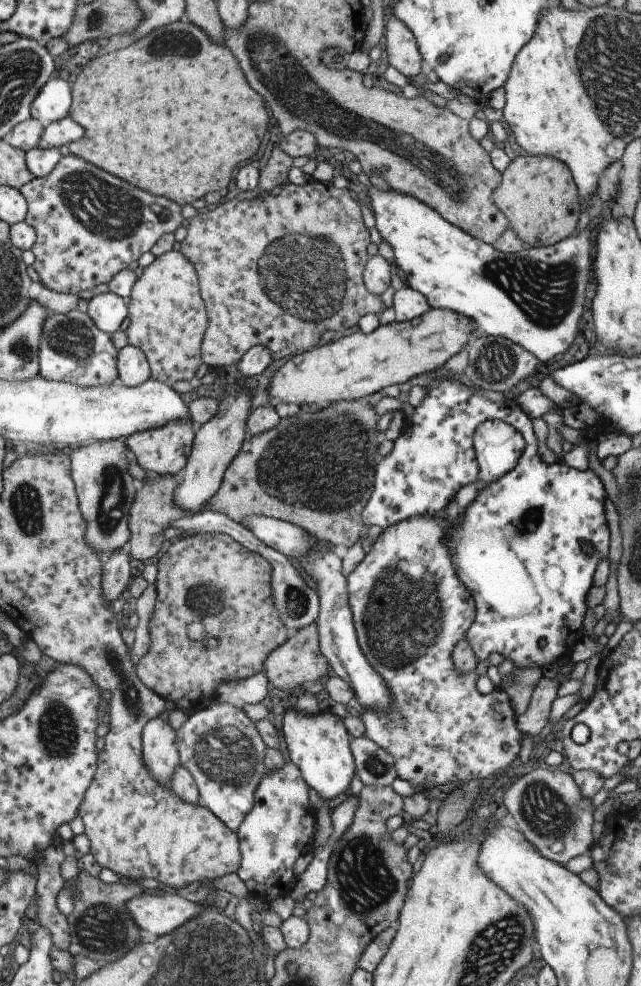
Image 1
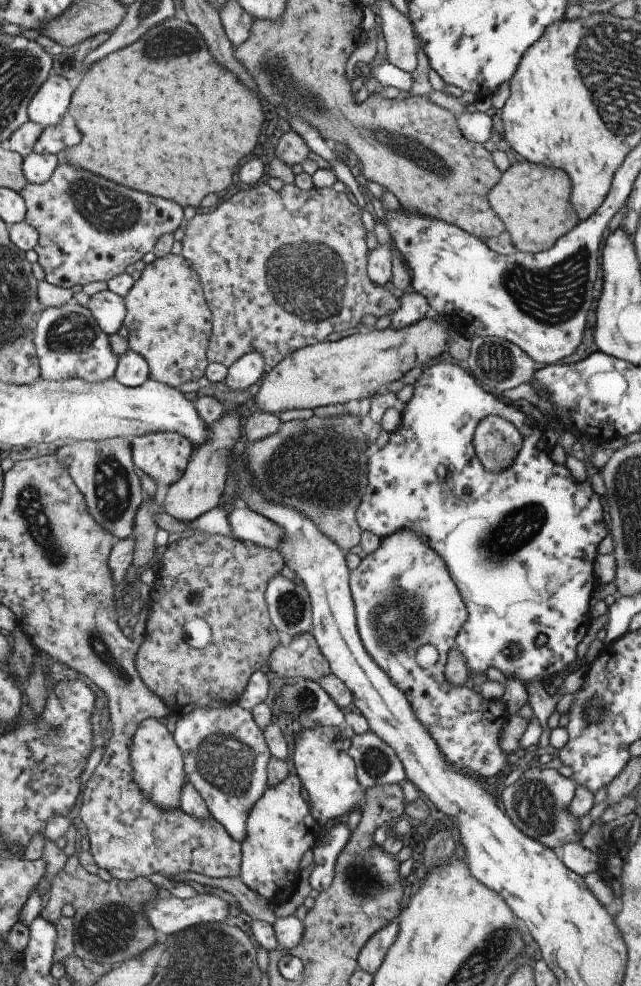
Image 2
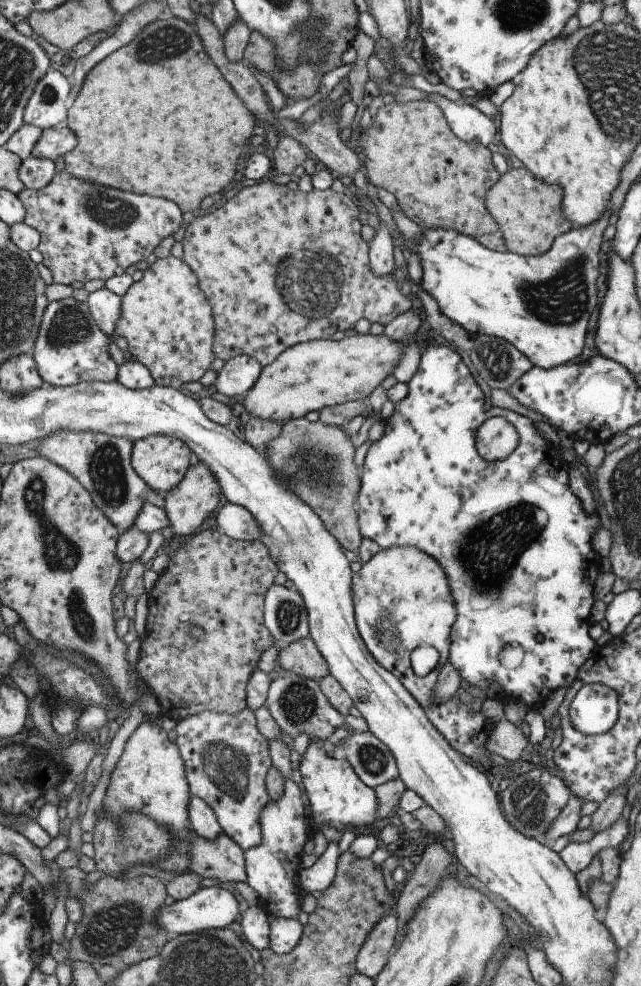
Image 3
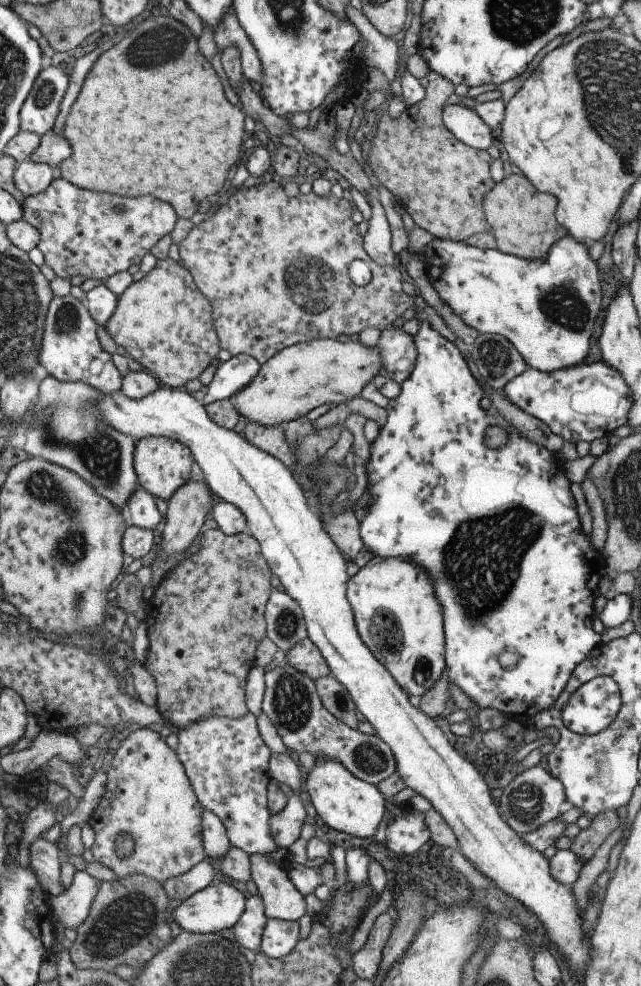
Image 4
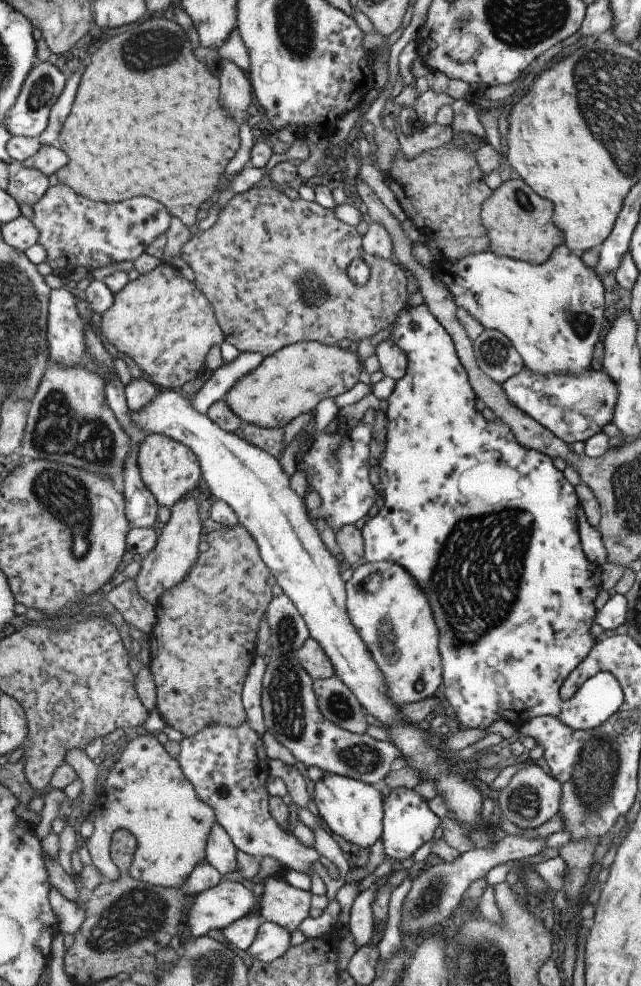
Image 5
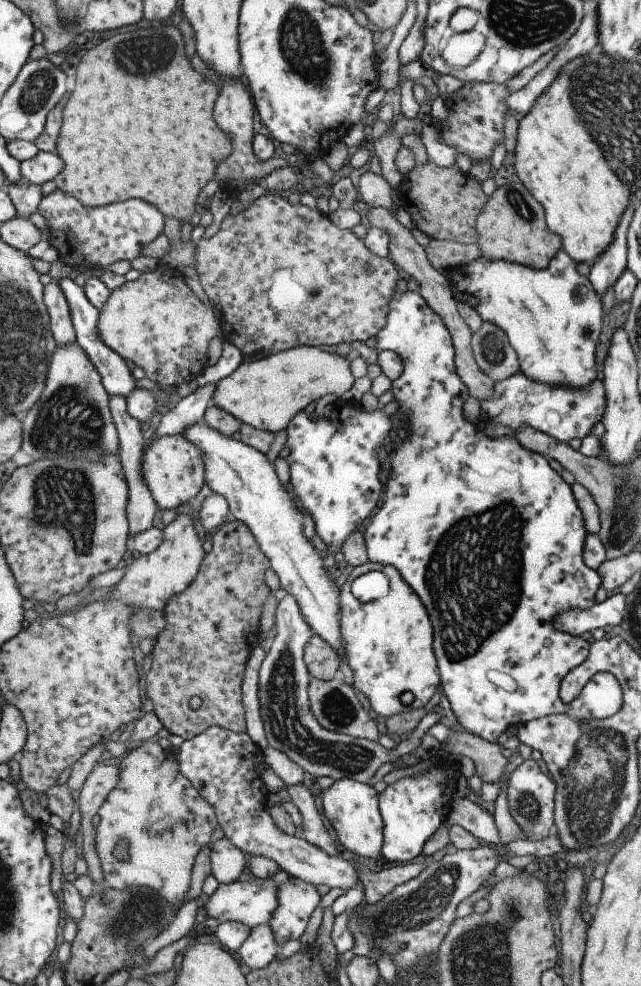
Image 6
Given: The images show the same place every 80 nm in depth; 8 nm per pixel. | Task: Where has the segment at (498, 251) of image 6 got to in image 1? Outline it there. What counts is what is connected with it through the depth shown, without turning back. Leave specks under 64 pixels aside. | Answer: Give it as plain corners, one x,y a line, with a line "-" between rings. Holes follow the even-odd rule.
525,153
510,160
508,166
500,173
500,178
500,183
492,192
492,201
505,215
508,226
513,229
520,241
530,244
531,247
546,247
566,239
573,233
579,218
580,198
566,164
551,155

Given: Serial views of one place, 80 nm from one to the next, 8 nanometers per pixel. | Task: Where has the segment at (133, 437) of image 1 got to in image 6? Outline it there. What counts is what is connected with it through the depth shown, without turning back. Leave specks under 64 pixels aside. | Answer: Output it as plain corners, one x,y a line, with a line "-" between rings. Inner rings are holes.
181,435
153,437
142,454
142,479
159,509
177,508
183,501
193,499
203,486
204,469
202,456
195,445

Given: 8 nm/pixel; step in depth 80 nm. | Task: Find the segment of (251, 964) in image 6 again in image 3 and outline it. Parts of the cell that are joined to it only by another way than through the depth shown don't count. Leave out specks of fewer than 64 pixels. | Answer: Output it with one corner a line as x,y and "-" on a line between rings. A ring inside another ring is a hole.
270,917
269,948
277,954
289,952
299,942
303,929
295,918

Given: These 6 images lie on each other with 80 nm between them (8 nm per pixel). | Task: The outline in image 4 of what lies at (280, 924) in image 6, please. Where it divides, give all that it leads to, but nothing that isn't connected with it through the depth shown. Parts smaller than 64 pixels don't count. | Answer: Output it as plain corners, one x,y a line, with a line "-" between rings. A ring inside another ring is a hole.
257,853
248,855
248,859
250,880
262,900
266,918
297,921
305,913
305,902
288,877
287,864
283,860
273,863

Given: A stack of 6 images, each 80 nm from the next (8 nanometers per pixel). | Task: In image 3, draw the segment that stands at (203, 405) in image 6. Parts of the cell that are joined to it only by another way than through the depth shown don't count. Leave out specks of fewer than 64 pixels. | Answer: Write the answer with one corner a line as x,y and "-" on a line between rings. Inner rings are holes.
234,356
226,360
216,374
214,389
225,396
245,394
254,385
260,370
260,364
253,357

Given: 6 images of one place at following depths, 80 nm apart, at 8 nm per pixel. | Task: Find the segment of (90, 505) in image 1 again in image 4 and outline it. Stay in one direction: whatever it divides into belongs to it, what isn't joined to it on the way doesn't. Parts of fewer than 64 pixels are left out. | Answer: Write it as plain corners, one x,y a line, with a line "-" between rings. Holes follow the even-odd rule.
49,376
40,380
38,397
31,405
32,418
23,422
25,444
22,448
29,457
41,457
43,460
75,472
77,476
81,476
87,484
90,484
99,496
105,497
124,515
127,501
139,486
132,467
132,452
135,440
129,435
113,430
94,413
92,406
96,399
96,390
85,383
62,383

